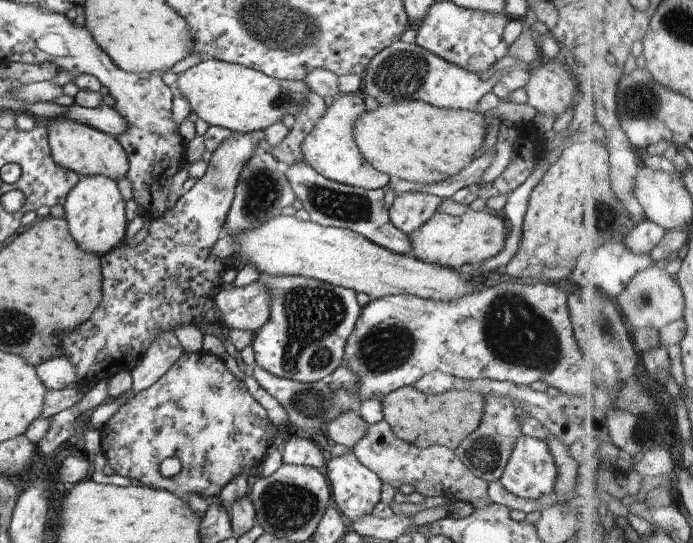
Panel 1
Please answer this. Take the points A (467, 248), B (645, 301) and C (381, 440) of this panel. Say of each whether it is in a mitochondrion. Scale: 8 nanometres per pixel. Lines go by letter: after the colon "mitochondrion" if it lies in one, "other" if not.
A: other
B: mitochondrion
C: other

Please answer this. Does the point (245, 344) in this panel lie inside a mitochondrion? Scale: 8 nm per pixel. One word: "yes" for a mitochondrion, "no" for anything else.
no

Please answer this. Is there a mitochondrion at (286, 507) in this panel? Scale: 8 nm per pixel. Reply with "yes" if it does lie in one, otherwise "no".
yes

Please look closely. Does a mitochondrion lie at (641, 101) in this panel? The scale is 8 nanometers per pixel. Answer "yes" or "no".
yes

